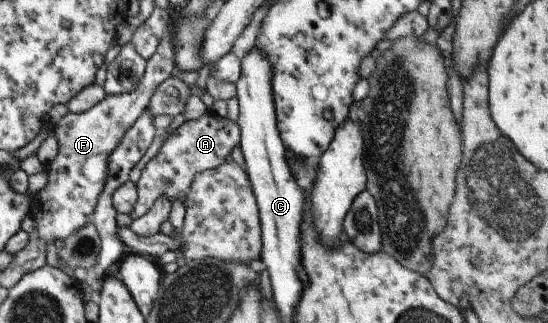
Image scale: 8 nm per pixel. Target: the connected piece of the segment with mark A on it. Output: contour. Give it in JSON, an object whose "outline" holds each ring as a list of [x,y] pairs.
{"outline":[[[208,111],[200,119],[186,120],[170,134],[160,147],[160,151],[144,165],[140,179],[134,184],[137,193],[136,202],[127,215],[131,220],[140,218],[160,195],[169,200],[169,205],[176,197],[183,203],[194,175],[221,165],[234,145],[240,146],[239,130],[236,123],[231,123],[226,117],[216,117]]]}

